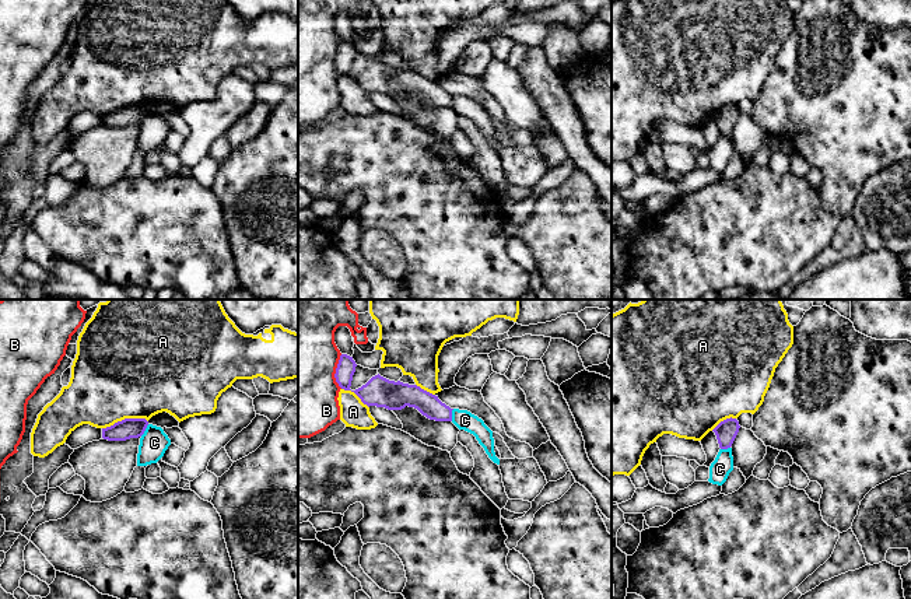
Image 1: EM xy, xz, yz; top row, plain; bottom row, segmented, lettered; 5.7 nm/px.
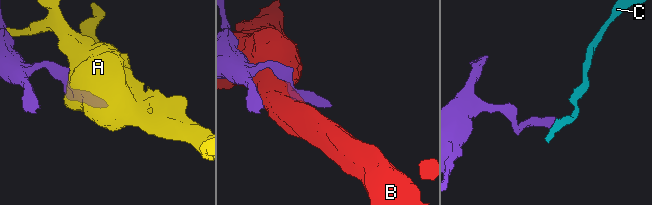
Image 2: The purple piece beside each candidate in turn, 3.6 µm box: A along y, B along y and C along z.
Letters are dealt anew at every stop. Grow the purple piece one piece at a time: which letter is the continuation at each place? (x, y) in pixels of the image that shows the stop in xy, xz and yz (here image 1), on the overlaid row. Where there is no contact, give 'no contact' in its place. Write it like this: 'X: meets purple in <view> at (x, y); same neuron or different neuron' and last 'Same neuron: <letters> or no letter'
A: meets purple in xy at (125, 419); different neuron
B: meets purple in xz at (336, 371); different neuron
C: meets purple in xy at (144, 430); different neuron
Same neuron: no letter

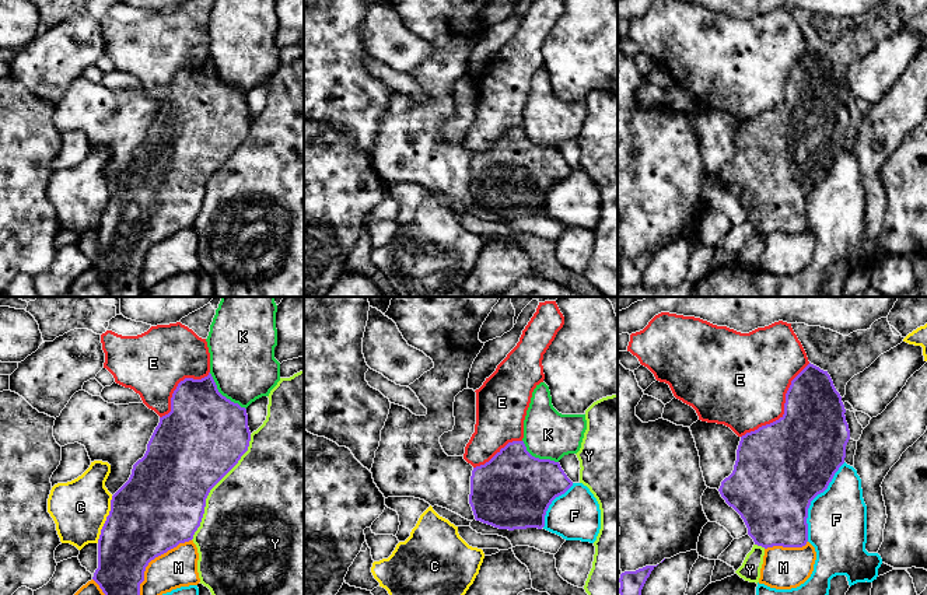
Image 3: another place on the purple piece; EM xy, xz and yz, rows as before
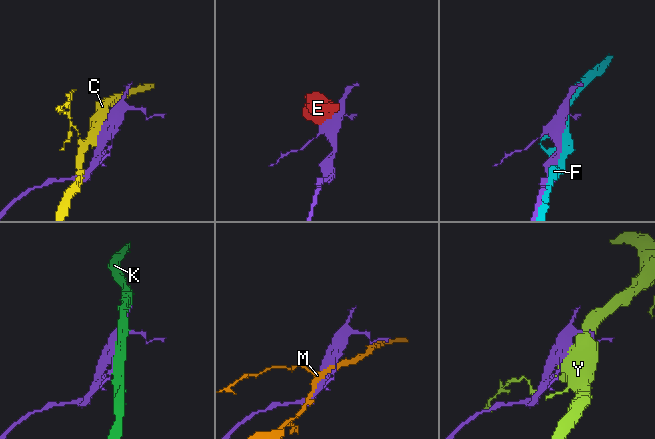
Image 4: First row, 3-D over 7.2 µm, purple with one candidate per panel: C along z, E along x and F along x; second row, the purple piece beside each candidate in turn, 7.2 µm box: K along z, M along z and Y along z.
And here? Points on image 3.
C: meets purple in xy at (107, 520); different neuron
E: meets purple in yz at (784, 409); different neuron
F: meets purple in yz at (811, 500); different neuron
K: meets purple in xy at (221, 395); different neuron
M: meets purple in xy at (154, 557); different neuron
Y: meets purple in xy at (213, 486); different neuron
Same neuron: no letter

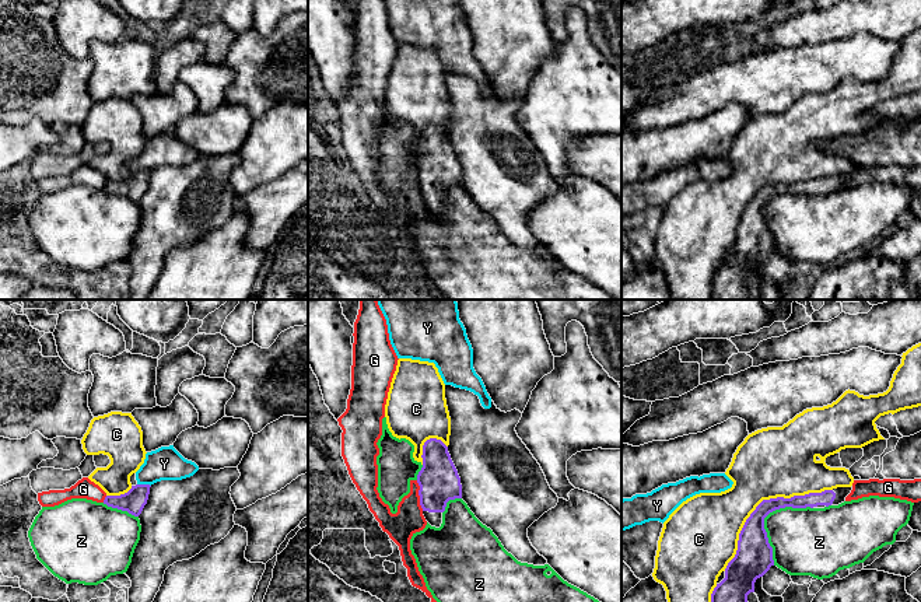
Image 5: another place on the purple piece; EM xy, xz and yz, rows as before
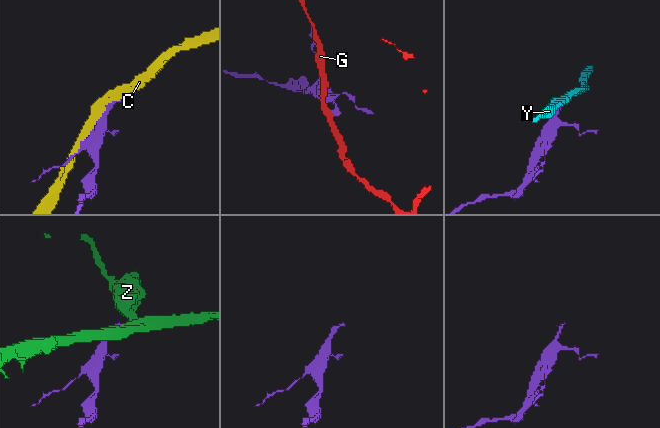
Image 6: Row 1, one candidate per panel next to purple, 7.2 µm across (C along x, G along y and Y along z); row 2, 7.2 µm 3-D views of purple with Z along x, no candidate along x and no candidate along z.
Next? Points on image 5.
C: meets purple in yz at (762, 501); different neuron
G: meets purple in xz at (419, 494); different neuron
Y: meets purple in xy at (144, 485); different neuron
Z: meets purple in yz at (764, 517); different neuron
Same neuron: no letter

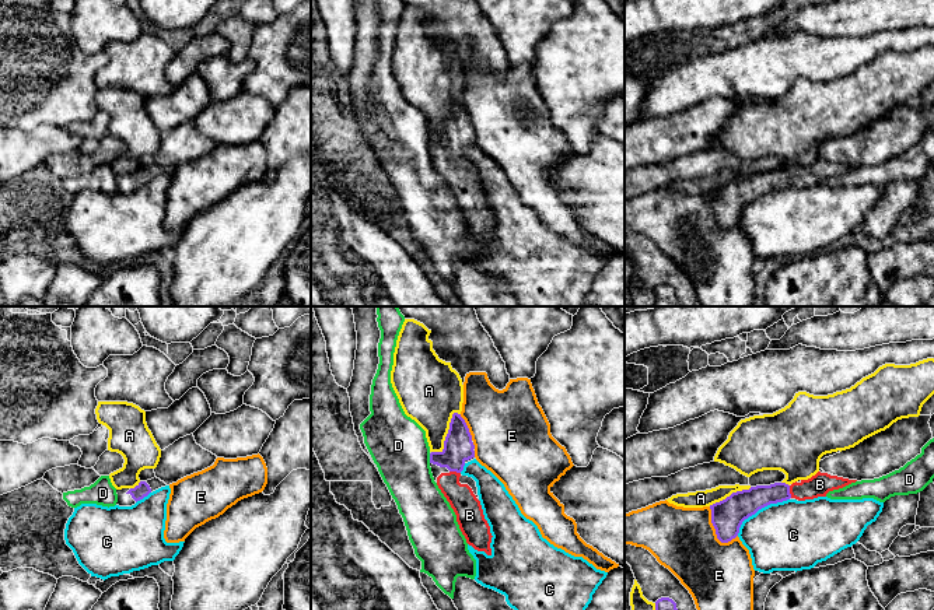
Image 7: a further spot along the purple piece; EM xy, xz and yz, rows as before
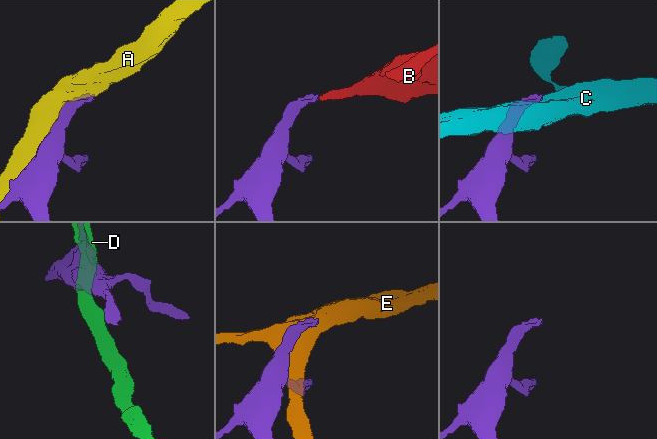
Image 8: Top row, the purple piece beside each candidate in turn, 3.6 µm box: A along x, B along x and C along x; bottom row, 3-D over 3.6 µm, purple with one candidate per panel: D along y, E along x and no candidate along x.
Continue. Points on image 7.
A: meets purple in xz at (447, 434); different neuron
B: meets purple in yz at (789, 491); same neuron
C: meets purple in yz at (759, 508); different neuron
D: meets purple in xz at (430, 458); different neuron
E: meets purple in yz at (716, 530); different neuron
Same neuron: B

